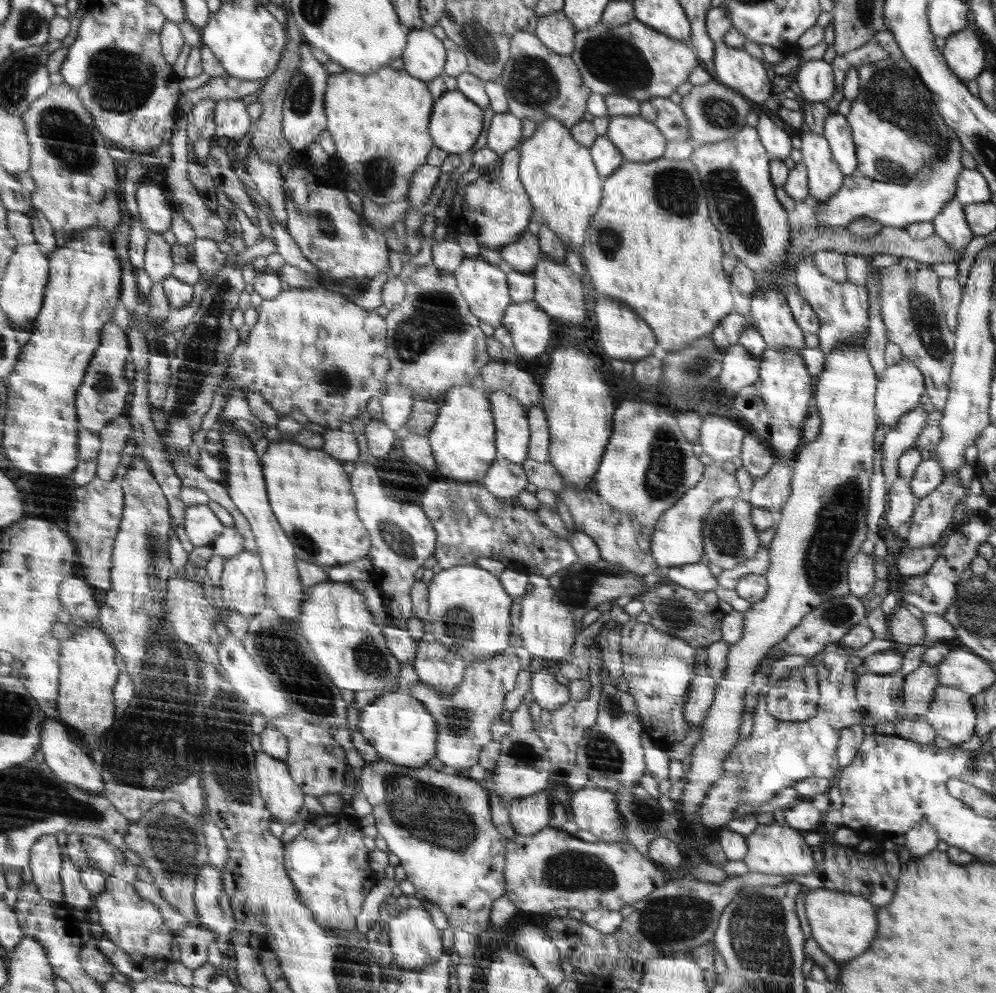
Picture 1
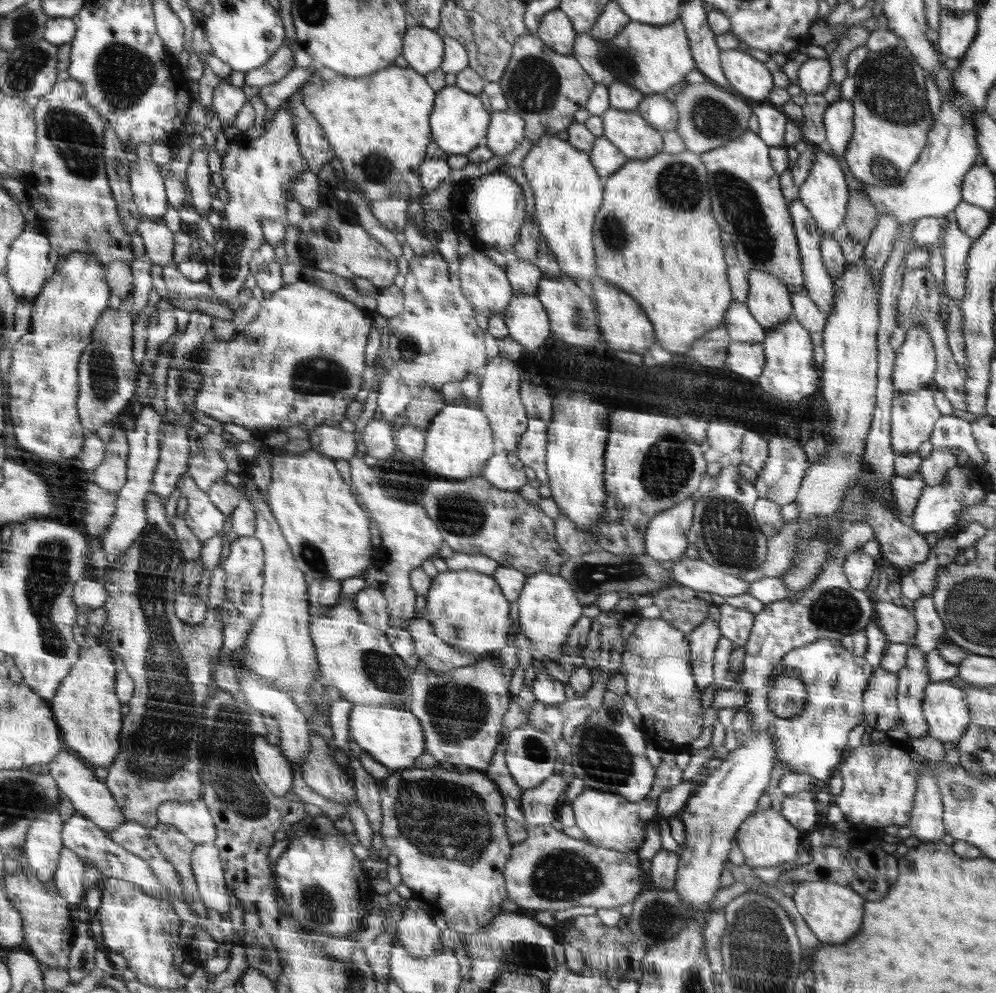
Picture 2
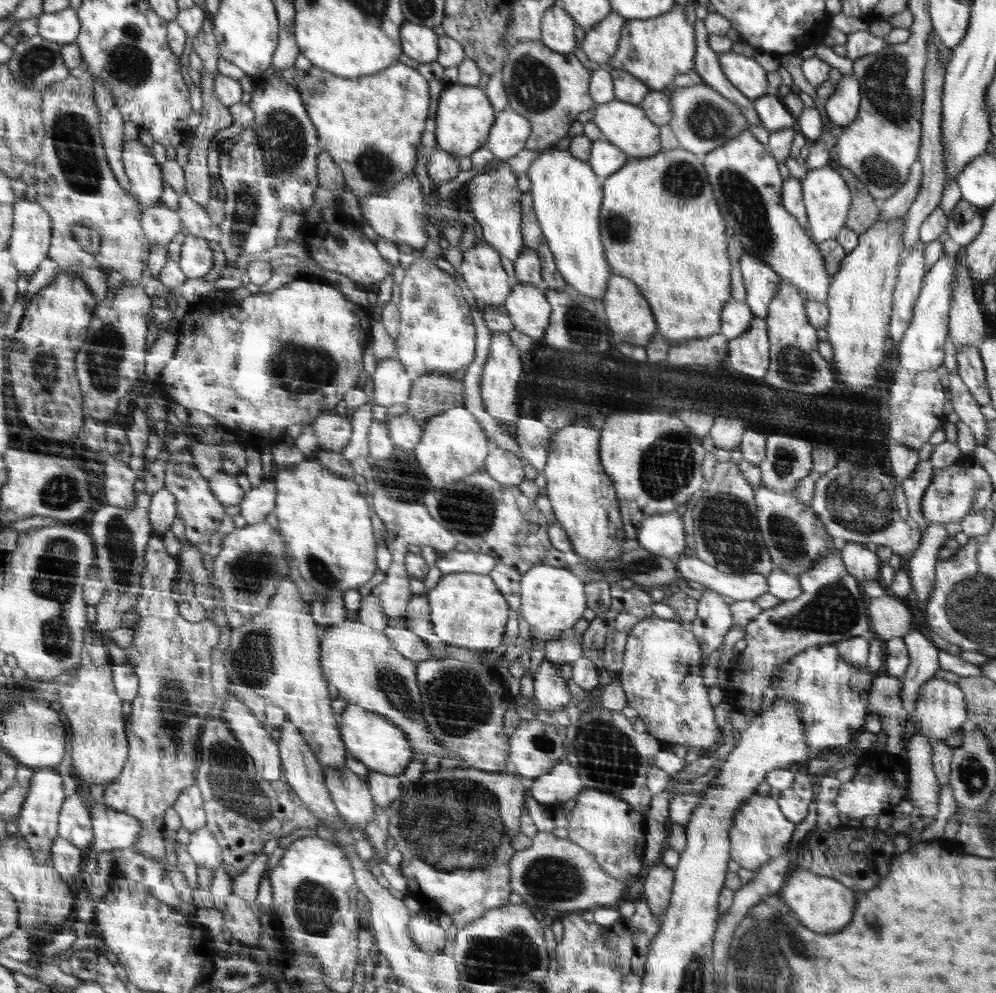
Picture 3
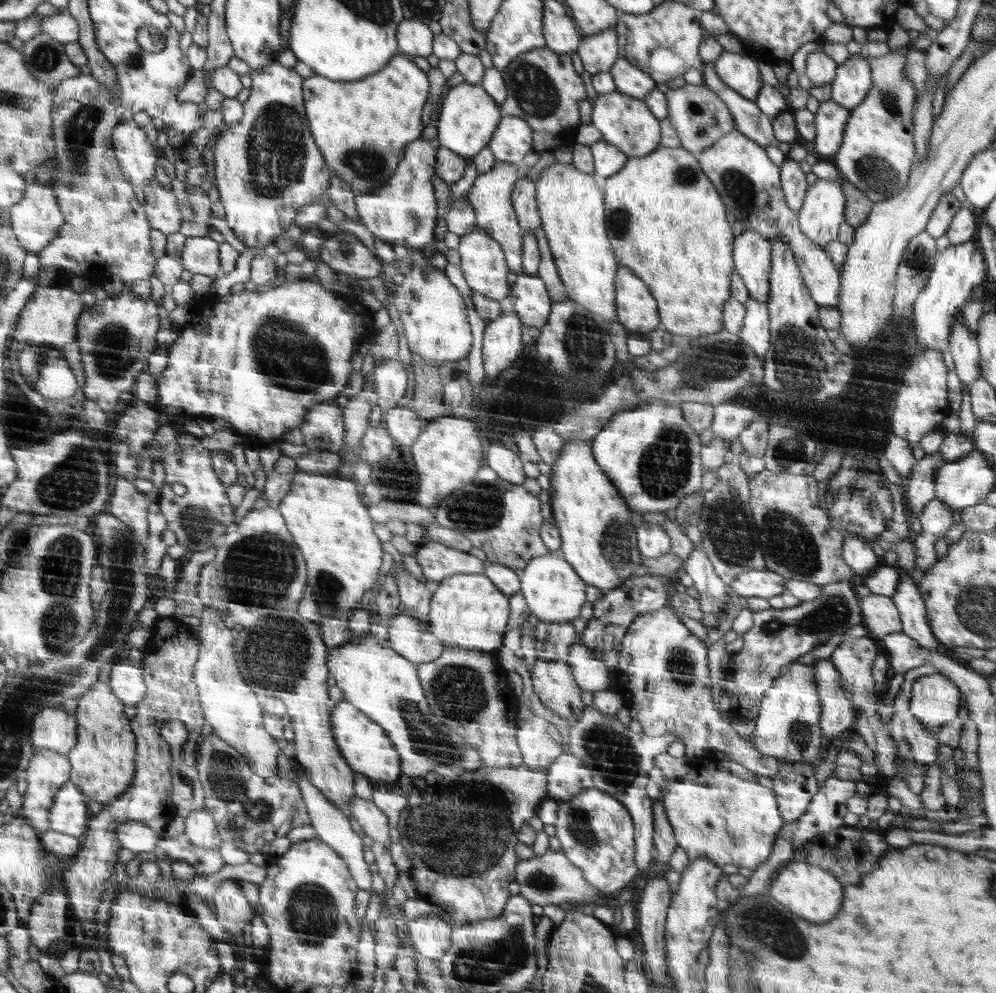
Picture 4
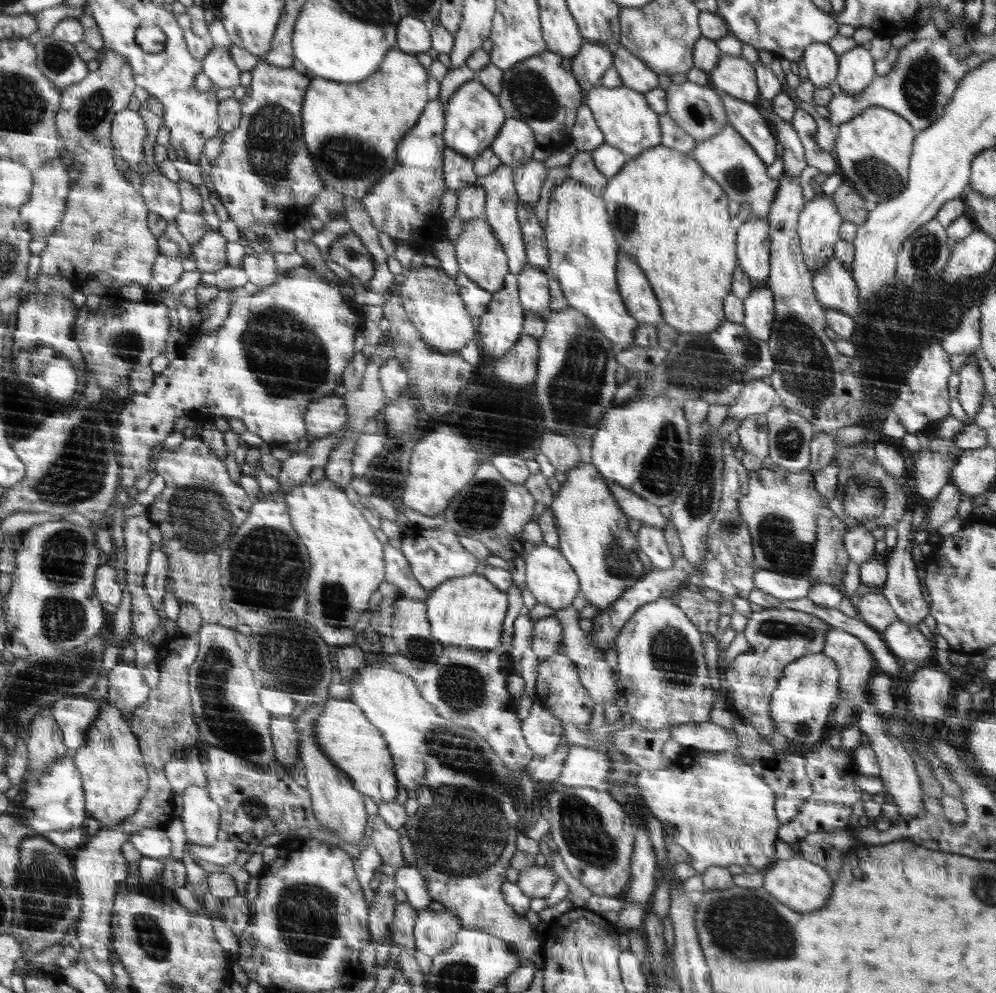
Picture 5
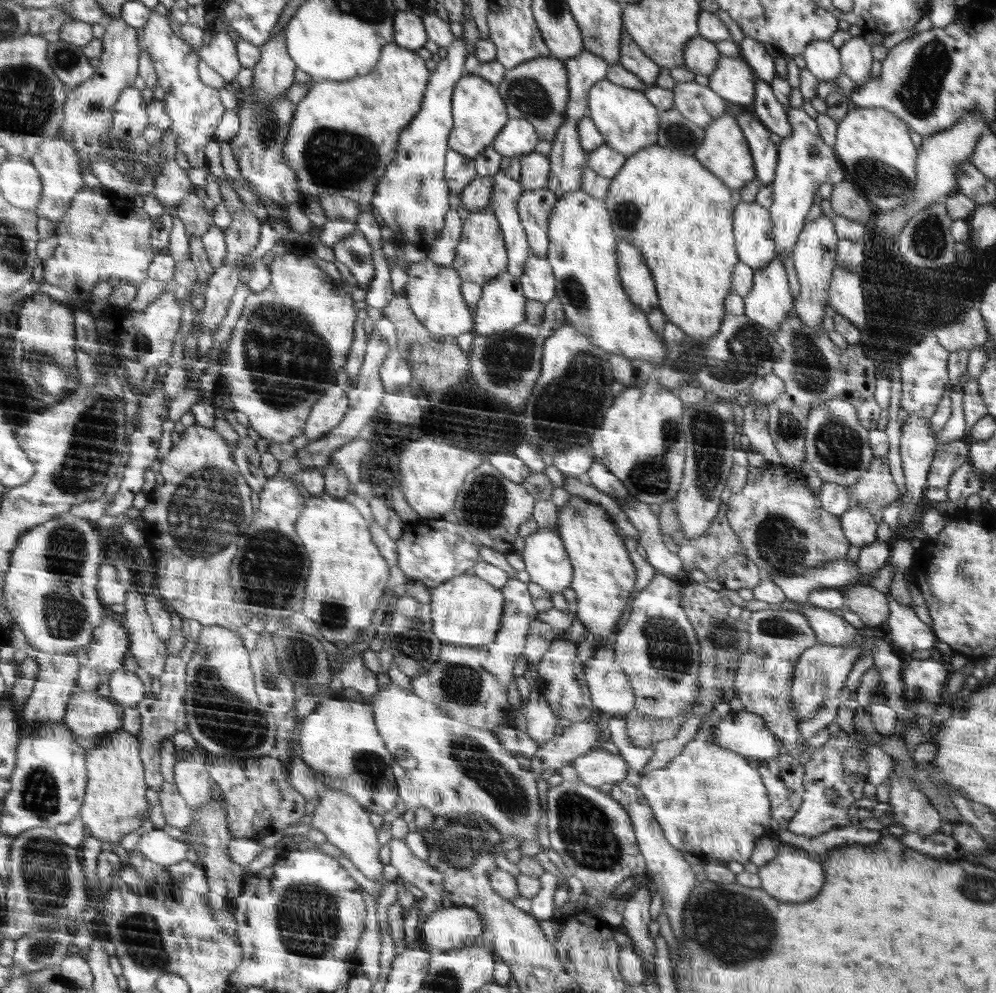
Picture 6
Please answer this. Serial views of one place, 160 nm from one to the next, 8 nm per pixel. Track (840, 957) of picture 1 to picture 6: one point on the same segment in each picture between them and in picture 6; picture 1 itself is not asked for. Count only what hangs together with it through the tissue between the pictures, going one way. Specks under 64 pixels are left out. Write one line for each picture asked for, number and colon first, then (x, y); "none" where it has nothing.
2: (834, 912)
3: (821, 902)
4: (815, 894)
5: (799, 883)
6: (792, 876)

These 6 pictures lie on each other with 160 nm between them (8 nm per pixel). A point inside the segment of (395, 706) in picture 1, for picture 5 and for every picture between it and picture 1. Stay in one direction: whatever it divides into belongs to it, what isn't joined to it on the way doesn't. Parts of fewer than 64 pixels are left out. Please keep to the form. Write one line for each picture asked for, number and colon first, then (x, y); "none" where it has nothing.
2: (391, 734)
3: (378, 743)
4: (366, 746)
5: (344, 733)

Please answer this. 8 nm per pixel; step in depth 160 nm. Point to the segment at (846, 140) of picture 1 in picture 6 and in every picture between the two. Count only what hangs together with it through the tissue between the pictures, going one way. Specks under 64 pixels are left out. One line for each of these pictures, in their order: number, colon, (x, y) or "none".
2: (839, 118)
3: (843, 107)
4: (854, 80)
5: (856, 72)
6: (856, 57)

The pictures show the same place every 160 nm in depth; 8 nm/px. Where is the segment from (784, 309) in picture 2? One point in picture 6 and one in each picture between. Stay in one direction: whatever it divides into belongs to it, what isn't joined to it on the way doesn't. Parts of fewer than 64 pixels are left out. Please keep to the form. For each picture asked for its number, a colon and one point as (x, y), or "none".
3: (761, 281)
4: (753, 251)
5: (753, 242)
6: (752, 222)

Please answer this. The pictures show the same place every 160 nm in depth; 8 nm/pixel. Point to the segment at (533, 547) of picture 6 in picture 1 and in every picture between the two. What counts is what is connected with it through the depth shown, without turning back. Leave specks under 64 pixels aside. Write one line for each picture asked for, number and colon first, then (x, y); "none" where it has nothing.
1: (546, 627)
2: (548, 606)
3: (552, 599)
4: (553, 592)
5: (549, 576)

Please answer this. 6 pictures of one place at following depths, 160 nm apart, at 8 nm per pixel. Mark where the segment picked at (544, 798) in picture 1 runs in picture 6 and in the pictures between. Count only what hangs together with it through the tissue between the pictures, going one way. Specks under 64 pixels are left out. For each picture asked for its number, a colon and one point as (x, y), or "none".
2: (539, 805)
3: (561, 783)
4: (568, 776)
5: (588, 767)
6: (597, 767)

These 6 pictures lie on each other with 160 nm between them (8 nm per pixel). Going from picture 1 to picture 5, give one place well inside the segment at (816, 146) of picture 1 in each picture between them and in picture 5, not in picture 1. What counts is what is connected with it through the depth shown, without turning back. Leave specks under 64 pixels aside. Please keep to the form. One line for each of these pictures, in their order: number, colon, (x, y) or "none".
2: (825, 193)
3: (828, 198)
4: (823, 211)
5: (819, 228)

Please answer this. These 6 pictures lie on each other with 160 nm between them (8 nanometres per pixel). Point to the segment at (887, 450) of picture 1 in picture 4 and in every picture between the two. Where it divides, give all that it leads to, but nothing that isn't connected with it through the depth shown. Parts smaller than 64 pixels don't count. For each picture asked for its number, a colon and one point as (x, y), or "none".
2: (913, 414)
3: (916, 401)
4: (922, 403)

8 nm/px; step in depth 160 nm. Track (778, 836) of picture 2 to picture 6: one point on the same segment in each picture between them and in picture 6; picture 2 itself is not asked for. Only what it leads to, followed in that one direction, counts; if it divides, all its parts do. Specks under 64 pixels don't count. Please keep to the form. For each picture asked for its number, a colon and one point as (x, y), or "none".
3: (760, 832)
4: (730, 820)
5: (720, 812)
6: (708, 800)

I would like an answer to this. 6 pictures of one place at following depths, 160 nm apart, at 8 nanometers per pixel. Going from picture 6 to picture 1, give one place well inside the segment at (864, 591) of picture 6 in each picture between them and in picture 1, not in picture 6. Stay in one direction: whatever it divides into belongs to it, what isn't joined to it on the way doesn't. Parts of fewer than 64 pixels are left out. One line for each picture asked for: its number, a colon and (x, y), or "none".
1: (904, 628)
2: (899, 625)
3: (891, 618)
4: (882, 617)
5: (873, 609)

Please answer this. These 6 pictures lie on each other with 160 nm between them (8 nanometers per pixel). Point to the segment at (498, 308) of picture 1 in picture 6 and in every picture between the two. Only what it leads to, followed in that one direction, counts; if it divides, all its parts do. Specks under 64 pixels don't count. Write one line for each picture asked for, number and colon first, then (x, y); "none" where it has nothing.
2: (486, 285)
3: (481, 268)
4: (483, 264)
5: (481, 257)
6: (481, 254)

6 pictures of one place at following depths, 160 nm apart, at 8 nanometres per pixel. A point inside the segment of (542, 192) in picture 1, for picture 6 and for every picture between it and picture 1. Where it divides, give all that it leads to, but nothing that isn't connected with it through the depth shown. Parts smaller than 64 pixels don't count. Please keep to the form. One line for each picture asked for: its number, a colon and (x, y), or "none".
2: (568, 192)
3: (567, 198)
4: (571, 205)
5: (583, 252)
6: (582, 249)

